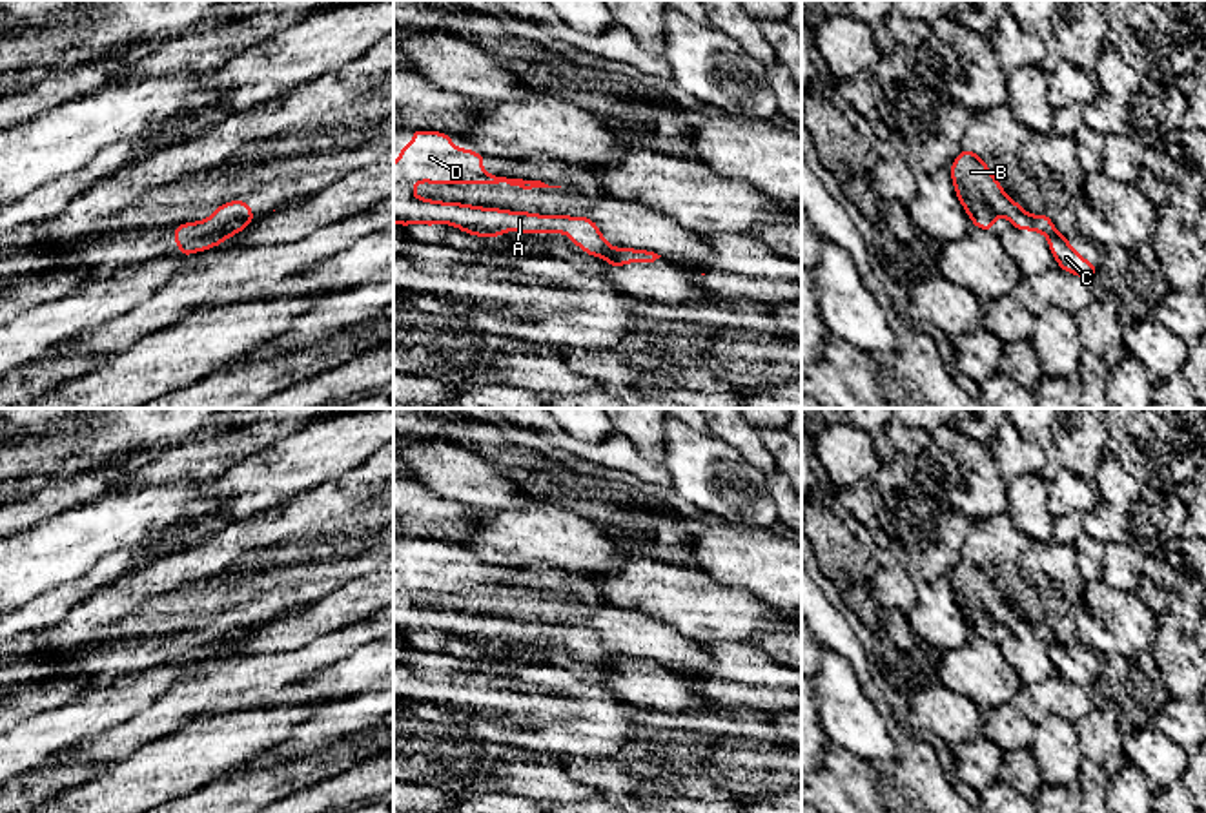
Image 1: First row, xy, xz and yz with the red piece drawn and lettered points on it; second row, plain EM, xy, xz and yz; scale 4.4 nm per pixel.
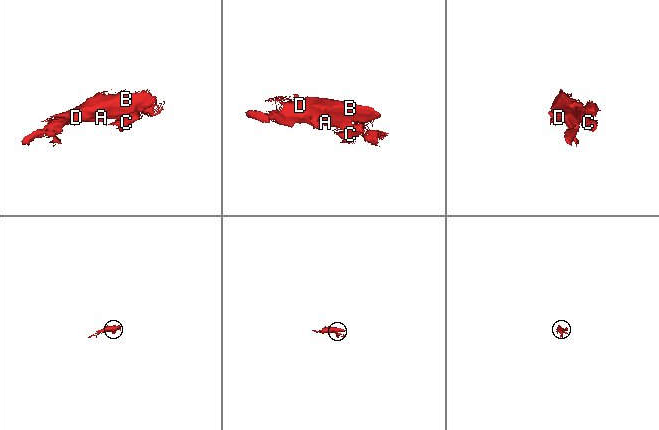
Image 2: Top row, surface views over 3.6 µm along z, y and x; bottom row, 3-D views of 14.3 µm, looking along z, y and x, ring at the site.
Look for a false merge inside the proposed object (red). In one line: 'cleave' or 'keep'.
cleave

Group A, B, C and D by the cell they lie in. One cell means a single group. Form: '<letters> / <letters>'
A B D / C

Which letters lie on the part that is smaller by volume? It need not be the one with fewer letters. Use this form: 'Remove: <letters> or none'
Remove: C

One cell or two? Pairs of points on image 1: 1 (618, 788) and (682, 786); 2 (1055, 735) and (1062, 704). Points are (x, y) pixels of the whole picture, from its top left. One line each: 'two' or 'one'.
1: one
2: two

